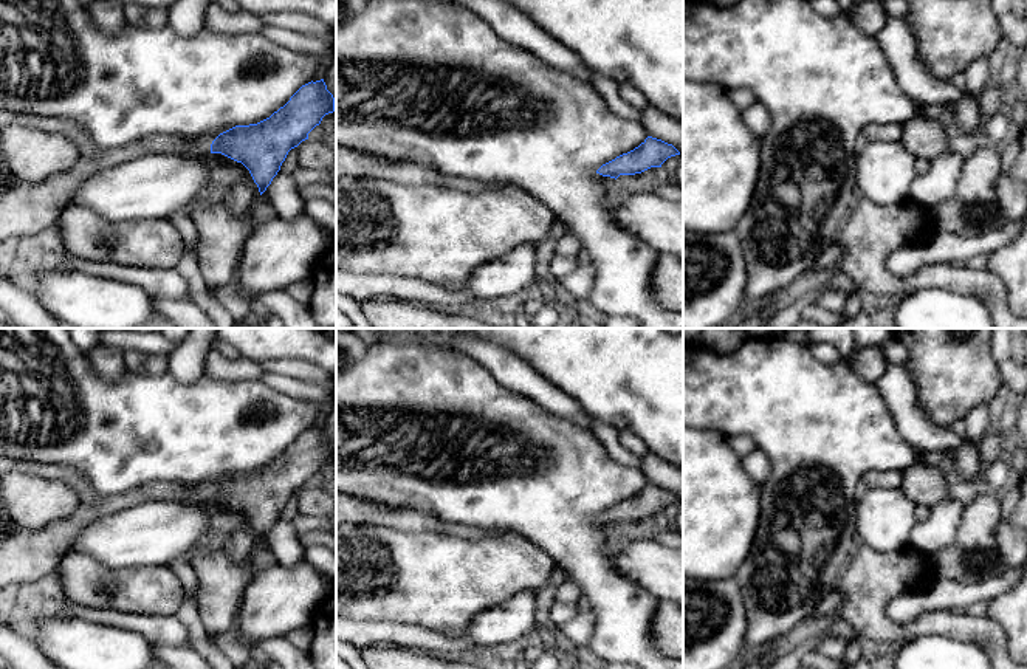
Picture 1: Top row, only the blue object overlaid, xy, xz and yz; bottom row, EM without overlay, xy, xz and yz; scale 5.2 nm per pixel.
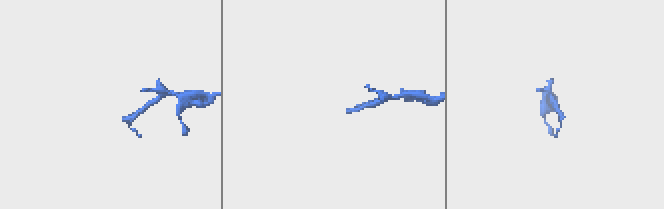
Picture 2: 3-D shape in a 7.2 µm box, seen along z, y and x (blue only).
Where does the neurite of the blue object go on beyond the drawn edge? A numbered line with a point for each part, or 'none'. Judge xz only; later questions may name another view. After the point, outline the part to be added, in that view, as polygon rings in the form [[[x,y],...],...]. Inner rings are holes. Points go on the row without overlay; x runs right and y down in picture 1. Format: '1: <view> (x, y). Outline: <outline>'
none

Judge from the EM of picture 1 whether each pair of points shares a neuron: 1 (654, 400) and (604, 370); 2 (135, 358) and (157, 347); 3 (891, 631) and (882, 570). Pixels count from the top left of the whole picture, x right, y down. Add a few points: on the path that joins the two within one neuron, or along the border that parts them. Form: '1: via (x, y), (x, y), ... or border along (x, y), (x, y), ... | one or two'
1: via (642, 387), (625, 370), (617, 370) | one
2: border along (124, 350), (135, 349), (160, 353), (166, 358) | two
3: via (879, 615), (879, 586) | one

